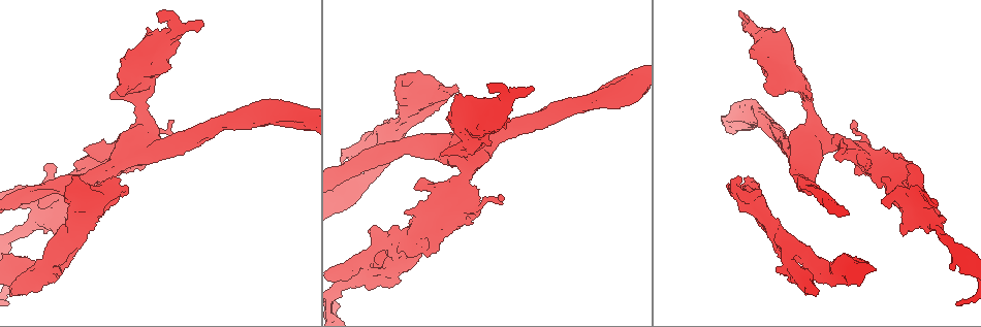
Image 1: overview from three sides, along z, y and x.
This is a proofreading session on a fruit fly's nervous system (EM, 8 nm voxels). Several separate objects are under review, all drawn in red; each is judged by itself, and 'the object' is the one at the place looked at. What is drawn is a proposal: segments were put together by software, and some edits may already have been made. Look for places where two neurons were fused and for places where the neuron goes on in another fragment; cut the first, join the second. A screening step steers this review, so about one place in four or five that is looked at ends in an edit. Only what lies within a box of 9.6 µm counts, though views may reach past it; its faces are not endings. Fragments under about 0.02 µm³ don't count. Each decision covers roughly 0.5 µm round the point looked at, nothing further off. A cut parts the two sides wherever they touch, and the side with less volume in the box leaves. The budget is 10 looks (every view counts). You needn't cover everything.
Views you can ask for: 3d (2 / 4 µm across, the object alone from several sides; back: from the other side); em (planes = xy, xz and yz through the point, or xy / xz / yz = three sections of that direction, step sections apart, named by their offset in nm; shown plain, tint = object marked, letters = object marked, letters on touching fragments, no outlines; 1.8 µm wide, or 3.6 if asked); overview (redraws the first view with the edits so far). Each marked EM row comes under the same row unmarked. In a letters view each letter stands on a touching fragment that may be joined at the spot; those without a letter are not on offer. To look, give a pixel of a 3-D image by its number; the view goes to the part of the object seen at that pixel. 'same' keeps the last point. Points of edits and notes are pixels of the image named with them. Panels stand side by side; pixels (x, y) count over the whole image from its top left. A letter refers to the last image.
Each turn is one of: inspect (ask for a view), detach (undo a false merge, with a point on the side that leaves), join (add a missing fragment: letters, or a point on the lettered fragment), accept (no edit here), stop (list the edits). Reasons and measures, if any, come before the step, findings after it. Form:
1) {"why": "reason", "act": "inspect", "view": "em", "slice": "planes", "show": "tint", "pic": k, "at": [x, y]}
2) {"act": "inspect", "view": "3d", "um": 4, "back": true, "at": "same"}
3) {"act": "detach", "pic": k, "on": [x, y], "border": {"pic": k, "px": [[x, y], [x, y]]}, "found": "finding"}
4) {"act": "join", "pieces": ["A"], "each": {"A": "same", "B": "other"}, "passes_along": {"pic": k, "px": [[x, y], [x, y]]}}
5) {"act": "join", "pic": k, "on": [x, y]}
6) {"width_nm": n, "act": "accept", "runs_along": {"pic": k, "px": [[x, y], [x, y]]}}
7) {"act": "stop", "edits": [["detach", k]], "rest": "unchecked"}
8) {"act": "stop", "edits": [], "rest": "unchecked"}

{"why": "calibre changes", "act": "inspect", "view": "3d", "um": 4, "pic": 1, "at": [108, 166]}

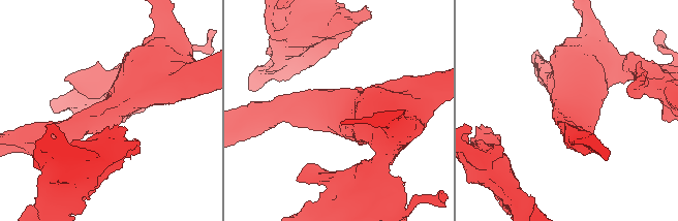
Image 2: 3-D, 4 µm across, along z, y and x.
{"why": "now the EM", "act": "inspect", "view": "em", "um": 3.6, "slice": "planes", "show": "letters", "pic": 2, "at": [341, 102]}

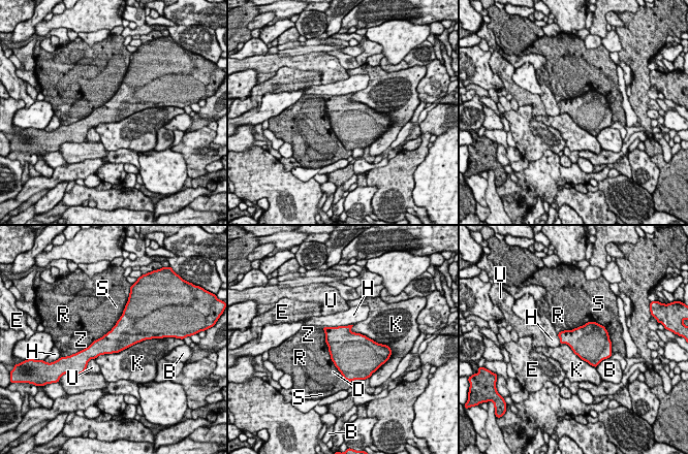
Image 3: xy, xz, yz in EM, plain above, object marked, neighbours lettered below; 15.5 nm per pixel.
{"width_nm": 400, "longest_contact_nm": ["K", 900], "act": "accept", "each": {"B": "other", "D": "other", "E": "other", "H": "other", "K": "other", "R": "other", "S": "other", "U": "other", "Z": "other"}, "found": "all the same neuron"}

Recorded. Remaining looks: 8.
{"why": "thick end", "act": "inspect", "view": "em", "slice": "planes", "show": "letters", "pic": 1, "at": [457, 88]}

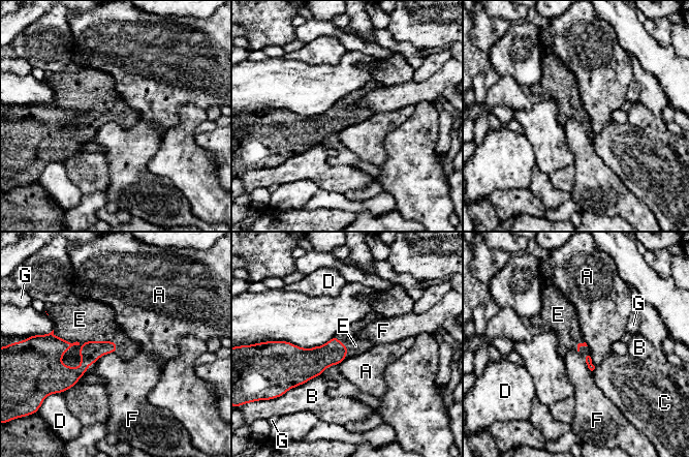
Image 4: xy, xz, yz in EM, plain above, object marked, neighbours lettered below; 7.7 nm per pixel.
{"act": "join", "pic": 4, "on": [80, 320], "each": {"A": "other", "B": "other", "C": "other", "D": "other", "E": "same", "F": "other", "G": "other"}, "passes_along": {"pic": 4, "px": [[55, 347], [86, 341], [80, 320]]}, "found": "the neuron continues"}

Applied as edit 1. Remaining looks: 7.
{"why": "sharp bend", "act": "inspect", "view": "3d", "um": 4, "pic": 1, "at": [466, 206]}

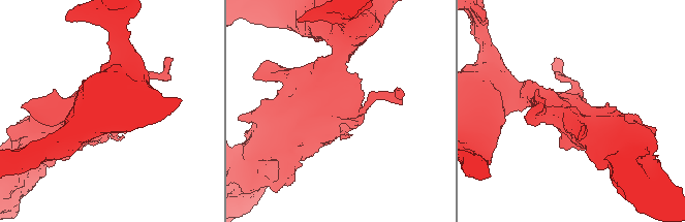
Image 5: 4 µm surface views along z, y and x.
{"act": "inspect", "view": "em", "um": 3.6, "slice": "planes", "show": "letters", "pic": 5, "at": [343, 107]}

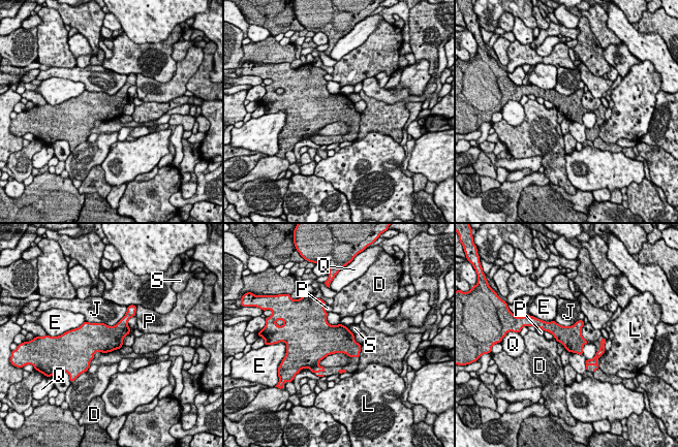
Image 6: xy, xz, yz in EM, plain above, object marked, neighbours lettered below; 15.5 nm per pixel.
{"width_nm": 340, "act": "accept", "each": {"D": "other", "E": "other", "J": "other", "L": "other", "P": "other", "Q": "other", "S": "other"}, "found": "continuous, no second neuron"}

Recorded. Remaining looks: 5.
{"why": "stops while still wide", "act": "inspect", "view": "em", "um": 3.6, "slice": "yz", "step": 16, "show": "tint", "pic": 1, "at": [903, 236]}

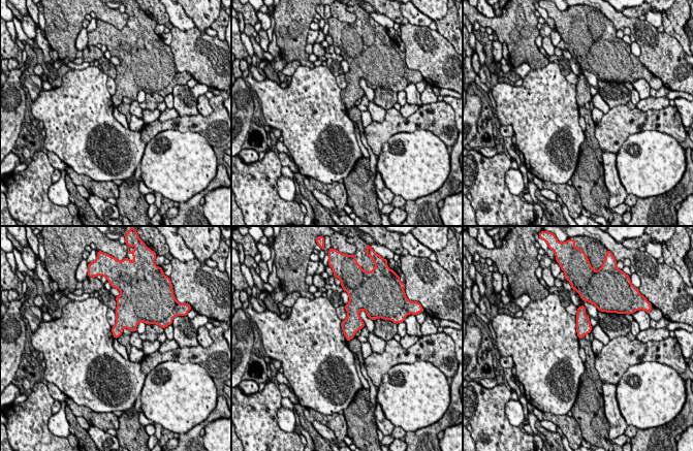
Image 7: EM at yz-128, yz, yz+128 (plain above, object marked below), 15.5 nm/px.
{"why": "another direction", "act": "inspect", "view": "em", "um": 3.6, "slice": "planes", "show": "letters", "at": "same"}

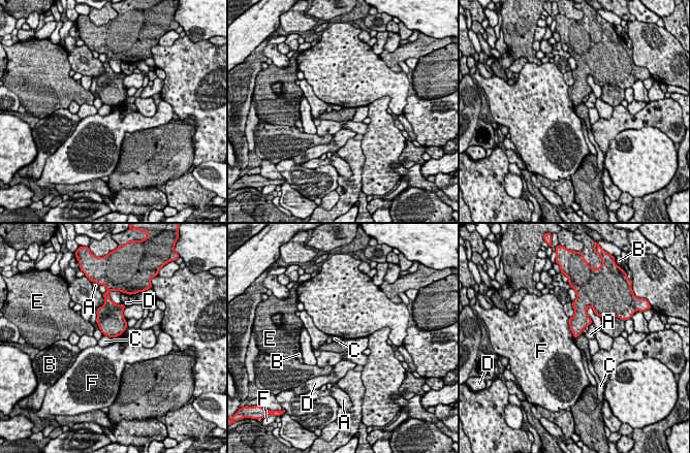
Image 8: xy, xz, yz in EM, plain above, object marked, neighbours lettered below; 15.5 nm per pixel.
{"act": "accept", "each": {"A": "other", "B": "other", "C": "other", "D": "other", "E": "other", "F": "other"}, "border": {"pic": 8, "px": [[582, 332], [575, 338]]}, "found": "no lettered fragment goes on from it"}

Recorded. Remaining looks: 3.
{"why": "sudden change in width", "act": "inspect", "view": "3d", "um": 4, "pic": 1, "at": [413, 240]}

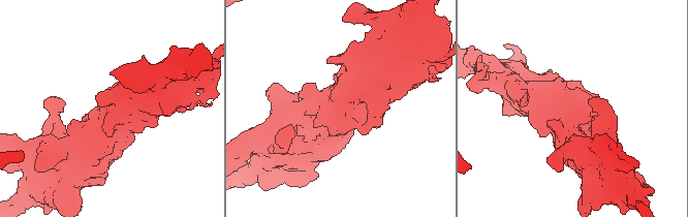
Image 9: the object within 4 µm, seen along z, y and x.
{"act": "inspect", "view": "em", "slice": "planes", "show": "tint", "pic": 9, "at": [567, 119]}

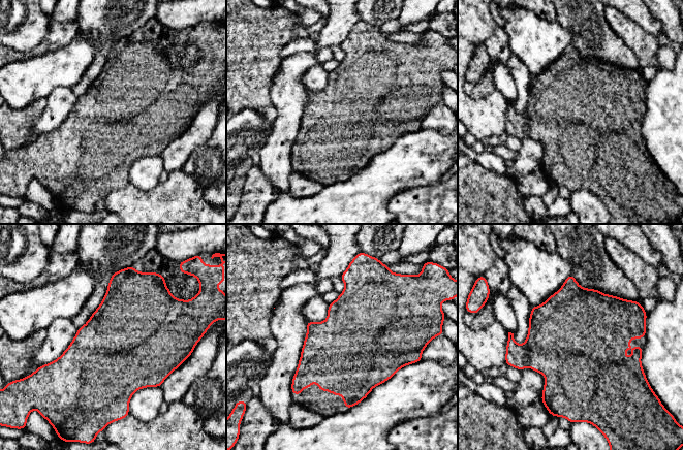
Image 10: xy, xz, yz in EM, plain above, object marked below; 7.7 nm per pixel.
{"why": "what lies round it", "act": "inspect", "view": "em", "slice": "planes", "show": "letters", "at": "same"}

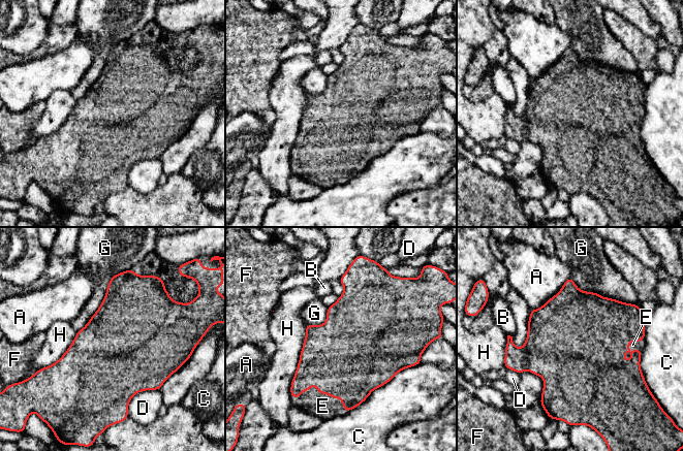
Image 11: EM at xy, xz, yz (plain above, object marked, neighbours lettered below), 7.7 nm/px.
{"act": "join", "pic": 11, "on": [322, 406], "each": {"A": "other", "B": "other", "C": "other", "D": "other", "E": "same", "F": "other", "G": "other", "H": "other"}, "passes_along": {"pic": 11, "px": [[337, 366], [319, 393], [322, 406]]}, "found": "it goes on there"}

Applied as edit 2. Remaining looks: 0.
{"act": "stop", "edits": [["join", 4], ["join", 11]], "rest": "unchecked"}

